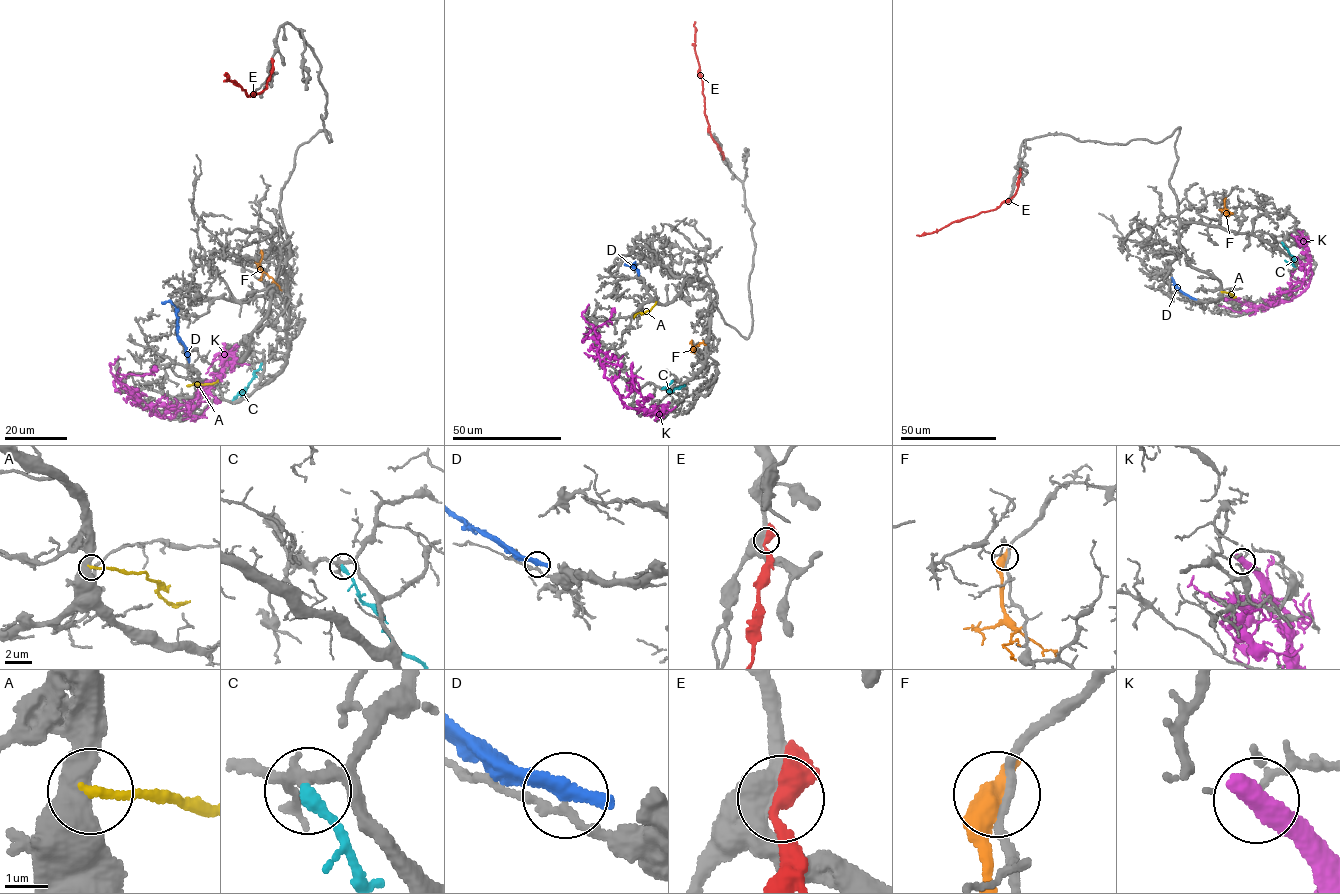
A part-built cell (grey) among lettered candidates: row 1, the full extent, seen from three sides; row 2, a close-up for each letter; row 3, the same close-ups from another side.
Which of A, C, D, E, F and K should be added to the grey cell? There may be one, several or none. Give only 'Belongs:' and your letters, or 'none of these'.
Belongs: none of these

